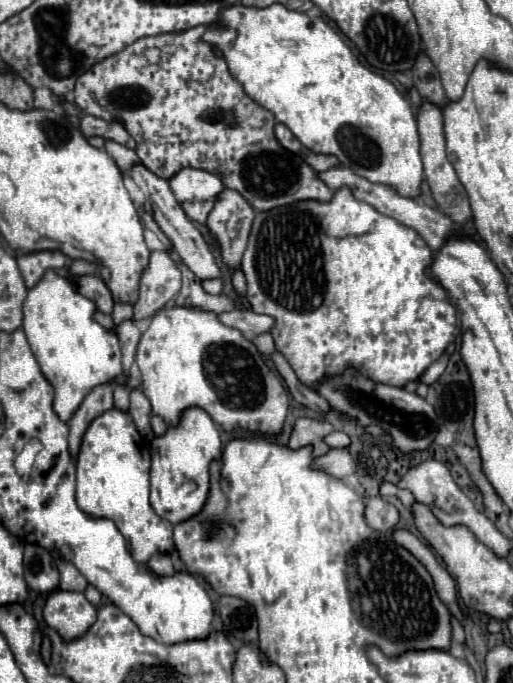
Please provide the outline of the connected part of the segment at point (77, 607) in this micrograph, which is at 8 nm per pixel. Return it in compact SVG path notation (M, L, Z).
M56 590L48 596L44 606L44 620L64 640L78 640L90 624L94 624L96 608L80 592Z

